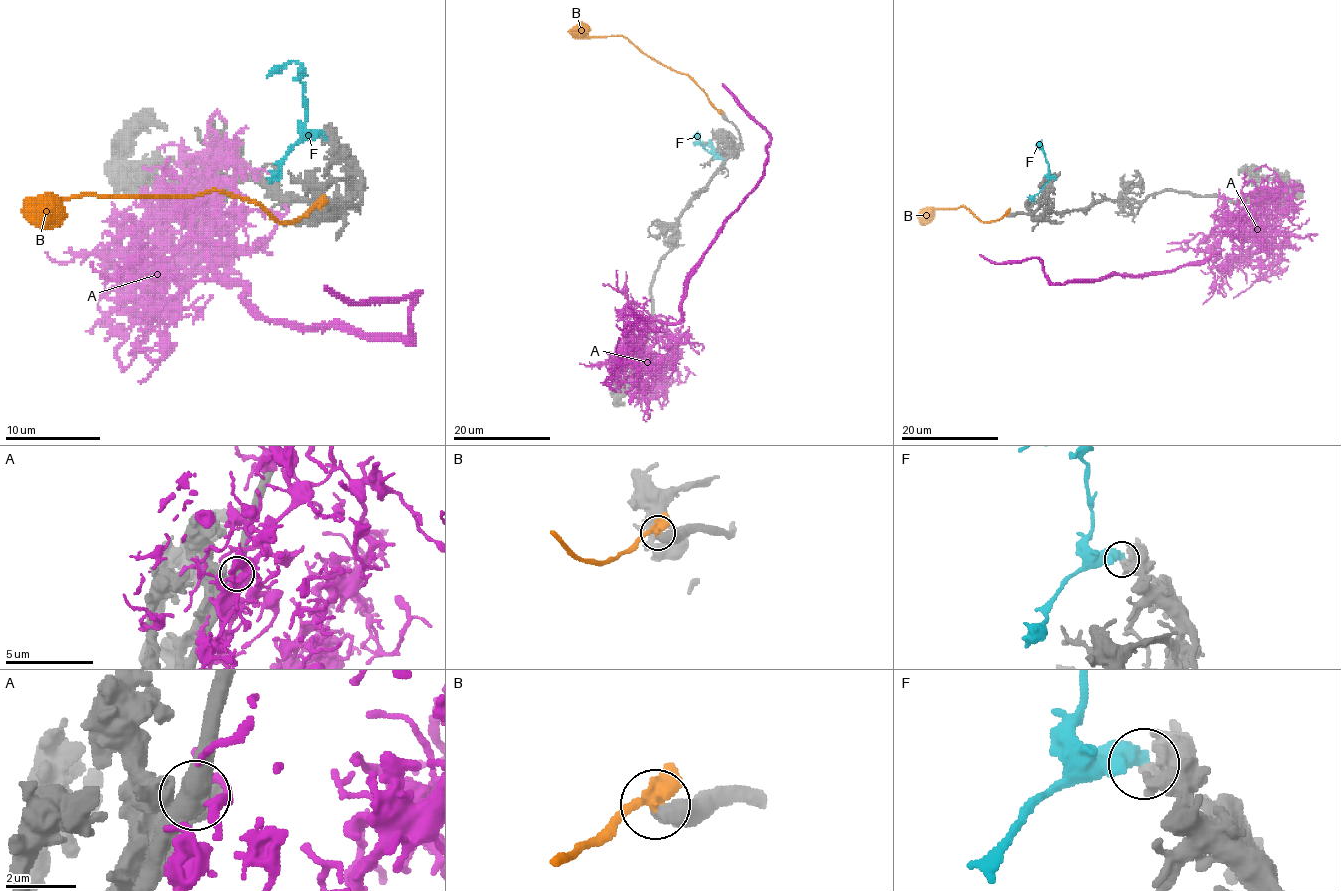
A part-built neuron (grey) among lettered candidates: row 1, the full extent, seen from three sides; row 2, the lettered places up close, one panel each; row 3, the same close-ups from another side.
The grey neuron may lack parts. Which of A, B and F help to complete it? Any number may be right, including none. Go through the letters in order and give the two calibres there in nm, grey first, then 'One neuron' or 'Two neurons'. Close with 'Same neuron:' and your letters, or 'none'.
A: Thickness 600 nm (grey) against 190 nm. Two neurons
B: Thickness 550 nm (grey) against 400 nm. Two neurons
F: Thickness 400 nm (grey) against 550 nm. Two neurons
Same neuron: none

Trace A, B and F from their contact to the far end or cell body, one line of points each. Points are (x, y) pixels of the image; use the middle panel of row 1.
A: (640, 360), (656, 339), (654, 319), (671, 324), (680, 318), (690, 269), (762, 175), (770, 133), (722, 83)
B: (720, 111), (687, 75), (641, 53), (627, 38), (574, 36), (568, 30)
F: (721, 159), (711, 153), (710, 144), (693, 142)

